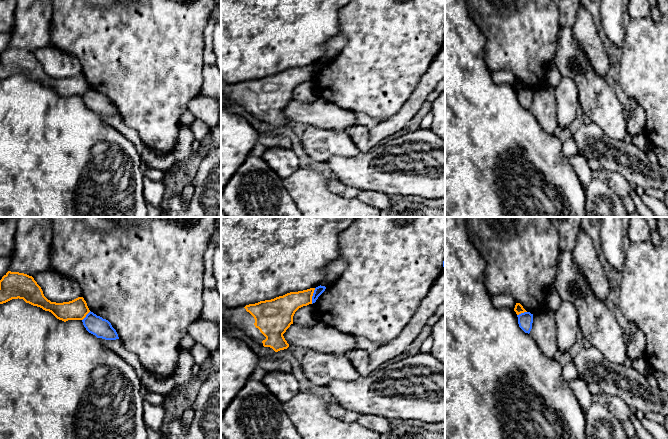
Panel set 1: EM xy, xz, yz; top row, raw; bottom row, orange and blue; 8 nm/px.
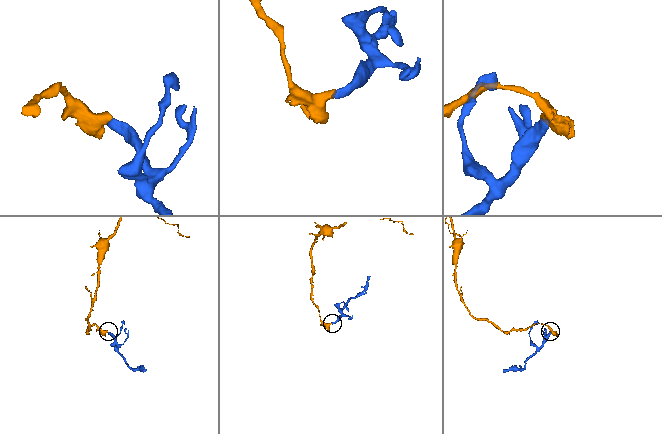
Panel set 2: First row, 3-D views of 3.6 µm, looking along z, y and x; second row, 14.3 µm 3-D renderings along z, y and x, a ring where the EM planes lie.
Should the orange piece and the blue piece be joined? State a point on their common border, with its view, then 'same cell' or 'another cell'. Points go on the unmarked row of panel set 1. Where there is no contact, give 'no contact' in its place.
xz (312, 71) | another cell

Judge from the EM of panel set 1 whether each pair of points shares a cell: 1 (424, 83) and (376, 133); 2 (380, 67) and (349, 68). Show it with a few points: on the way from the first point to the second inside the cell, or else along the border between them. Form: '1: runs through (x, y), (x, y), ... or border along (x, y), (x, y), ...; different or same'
1: runs through (418, 97), (390, 126); same
2: runs through (372, 67), (357, 68); same

